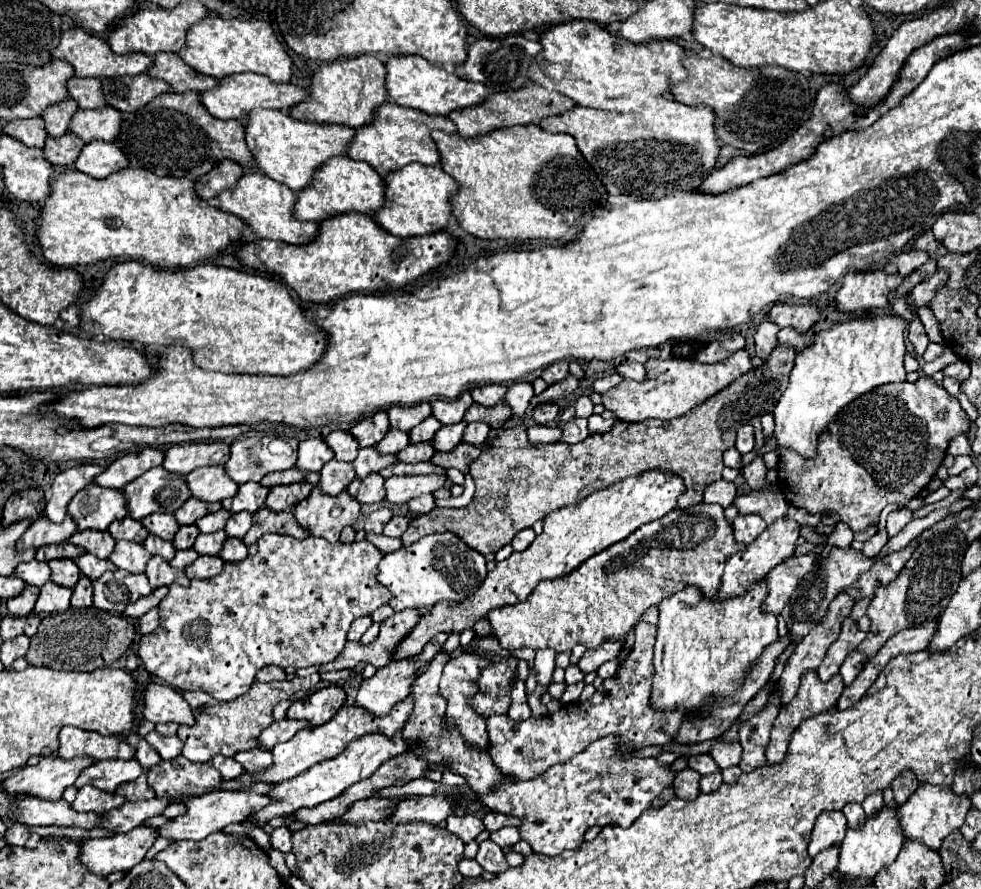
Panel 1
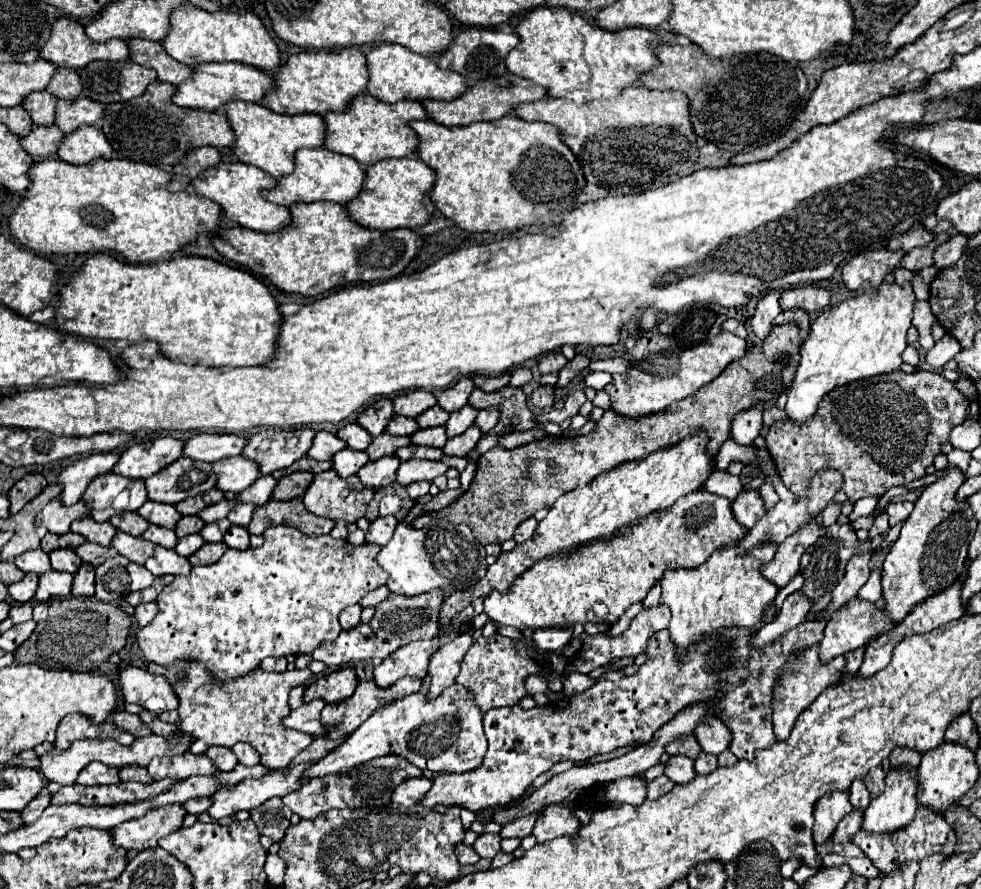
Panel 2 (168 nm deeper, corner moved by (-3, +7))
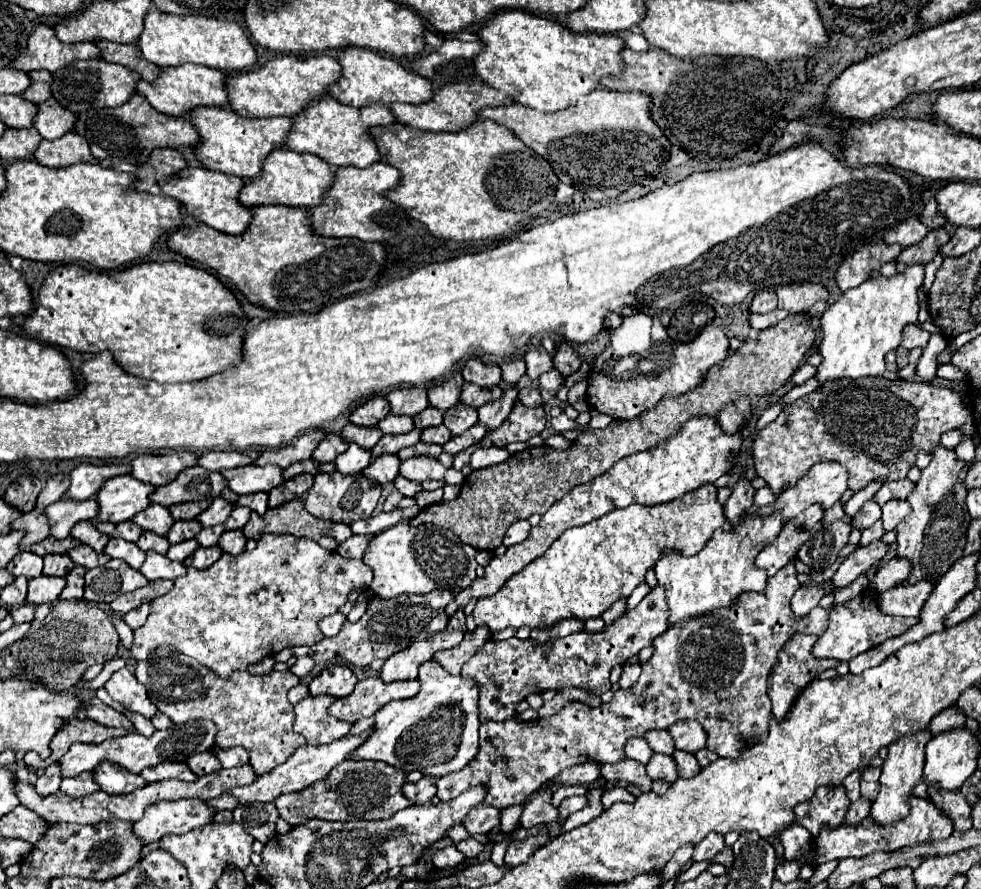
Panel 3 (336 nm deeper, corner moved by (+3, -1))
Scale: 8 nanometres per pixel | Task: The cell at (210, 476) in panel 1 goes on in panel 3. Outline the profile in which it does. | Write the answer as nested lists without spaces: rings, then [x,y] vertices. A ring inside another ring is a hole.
[[[239,466],[239,468],[227,468],[223,470],[223,478],[231,492],[235,494],[253,494],[253,492],[269,492],[275,488],[275,484],[283,482],[281,468],[275,466]]]

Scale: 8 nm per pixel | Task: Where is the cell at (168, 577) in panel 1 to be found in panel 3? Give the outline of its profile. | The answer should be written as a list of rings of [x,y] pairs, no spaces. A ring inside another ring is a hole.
[[[153,550],[147,552],[147,560],[143,562],[143,566],[139,568],[139,572],[147,578],[147,580],[163,580],[163,578],[169,578],[169,580],[175,580],[179,576],[183,576],[187,570],[181,562],[173,562],[173,560],[167,560],[167,556],[163,554],[157,554]]]

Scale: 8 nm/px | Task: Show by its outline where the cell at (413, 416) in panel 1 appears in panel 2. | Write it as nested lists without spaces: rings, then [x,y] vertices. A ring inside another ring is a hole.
[[[429,390],[407,392],[407,394],[399,394],[393,398],[395,414],[409,416],[409,418],[417,418],[421,412],[425,412],[427,408],[431,408],[435,404],[437,404],[437,400]]]

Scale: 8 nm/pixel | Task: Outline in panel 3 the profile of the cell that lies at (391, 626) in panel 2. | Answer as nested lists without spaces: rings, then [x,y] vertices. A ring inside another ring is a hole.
[[[435,590],[427,596],[399,596],[391,600],[371,596],[367,602],[367,612],[359,622],[343,624],[337,636],[323,638],[323,642],[311,646],[309,656],[315,664],[345,662],[351,666],[369,666],[377,658],[387,660],[395,652],[409,648],[413,642],[427,640],[445,630],[449,622],[445,616],[445,606],[451,602],[451,598],[453,594],[449,590]]]

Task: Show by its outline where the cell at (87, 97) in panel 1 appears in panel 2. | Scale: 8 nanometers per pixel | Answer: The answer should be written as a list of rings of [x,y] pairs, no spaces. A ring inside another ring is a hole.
[[[57,68],[49,88],[45,88],[49,94],[57,96],[57,98],[67,98],[73,100],[81,94],[81,82],[79,82],[79,74],[71,68]]]

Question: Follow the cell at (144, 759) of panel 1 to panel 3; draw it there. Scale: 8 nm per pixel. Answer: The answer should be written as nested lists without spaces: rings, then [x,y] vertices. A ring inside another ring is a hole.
[[[93,698],[91,704],[85,706],[83,712],[87,714],[89,720],[93,720],[97,724],[103,724],[103,726],[109,726],[109,728],[125,728],[129,732],[135,732],[133,724],[121,712],[115,712],[113,708],[105,706],[99,698]]]

